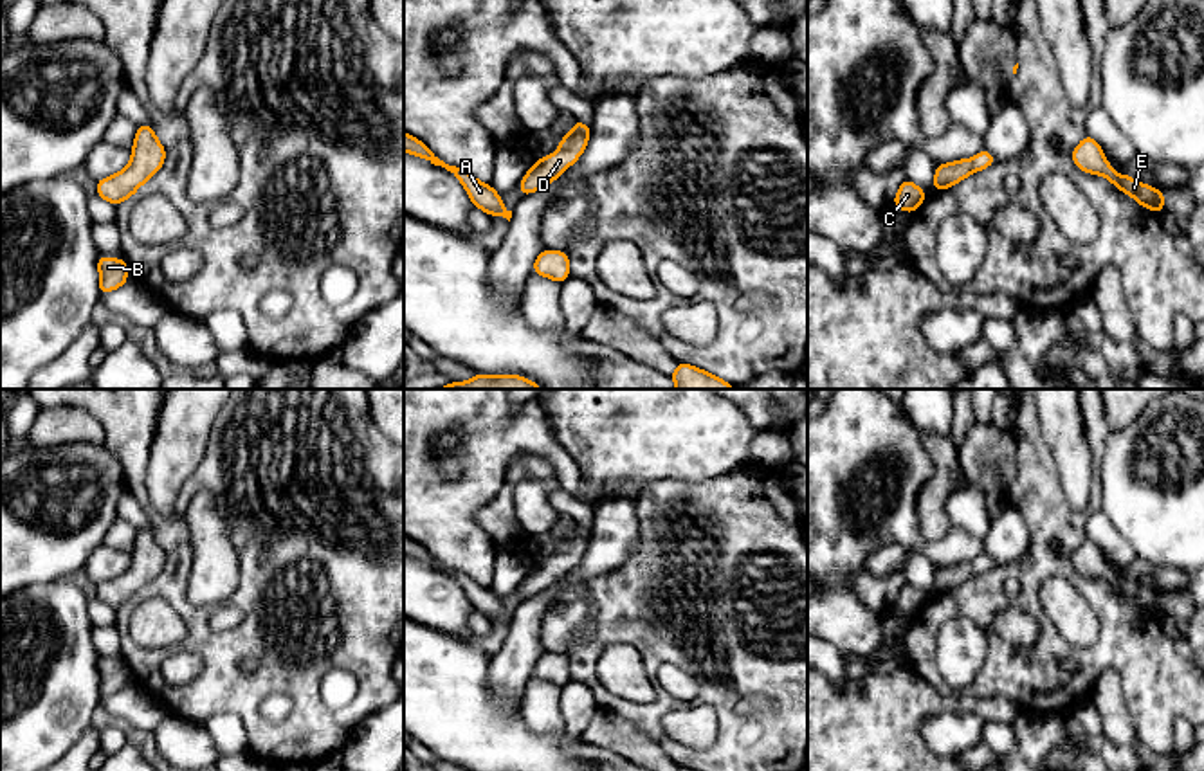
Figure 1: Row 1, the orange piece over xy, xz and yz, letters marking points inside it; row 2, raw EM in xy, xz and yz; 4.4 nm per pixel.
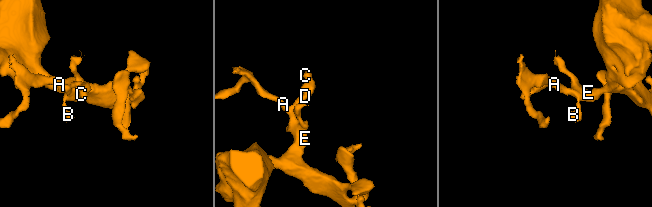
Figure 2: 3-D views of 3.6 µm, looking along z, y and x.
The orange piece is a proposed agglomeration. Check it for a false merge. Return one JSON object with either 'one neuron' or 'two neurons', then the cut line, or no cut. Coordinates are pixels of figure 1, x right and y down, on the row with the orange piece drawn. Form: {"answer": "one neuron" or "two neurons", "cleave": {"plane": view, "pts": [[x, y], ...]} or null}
{"answer": "one neuron", "cleave": null}

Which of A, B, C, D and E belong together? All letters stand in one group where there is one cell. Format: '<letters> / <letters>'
A B C D E

